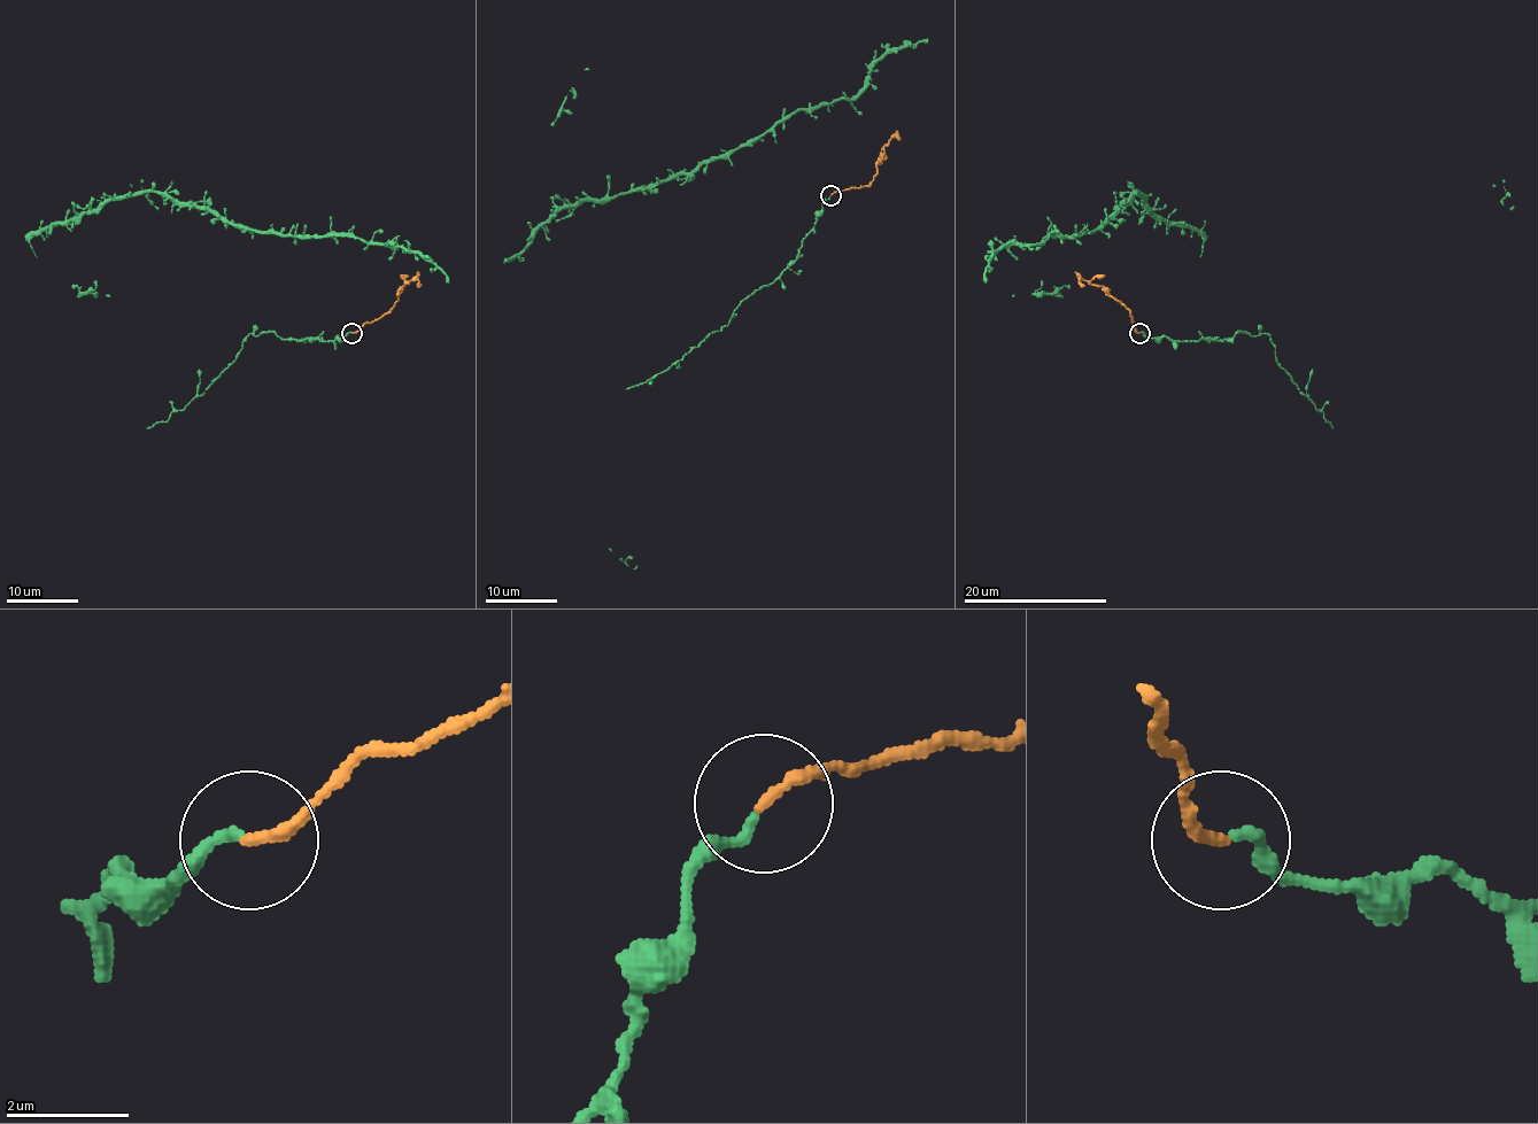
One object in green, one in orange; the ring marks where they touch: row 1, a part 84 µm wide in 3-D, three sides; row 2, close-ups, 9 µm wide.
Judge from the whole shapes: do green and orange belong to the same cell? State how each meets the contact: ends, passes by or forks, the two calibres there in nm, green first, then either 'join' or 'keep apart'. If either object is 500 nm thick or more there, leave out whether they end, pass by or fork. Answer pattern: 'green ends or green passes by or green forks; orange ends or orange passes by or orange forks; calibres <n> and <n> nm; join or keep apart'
green ends; orange ends; calibres 160 and 190 nm; join

